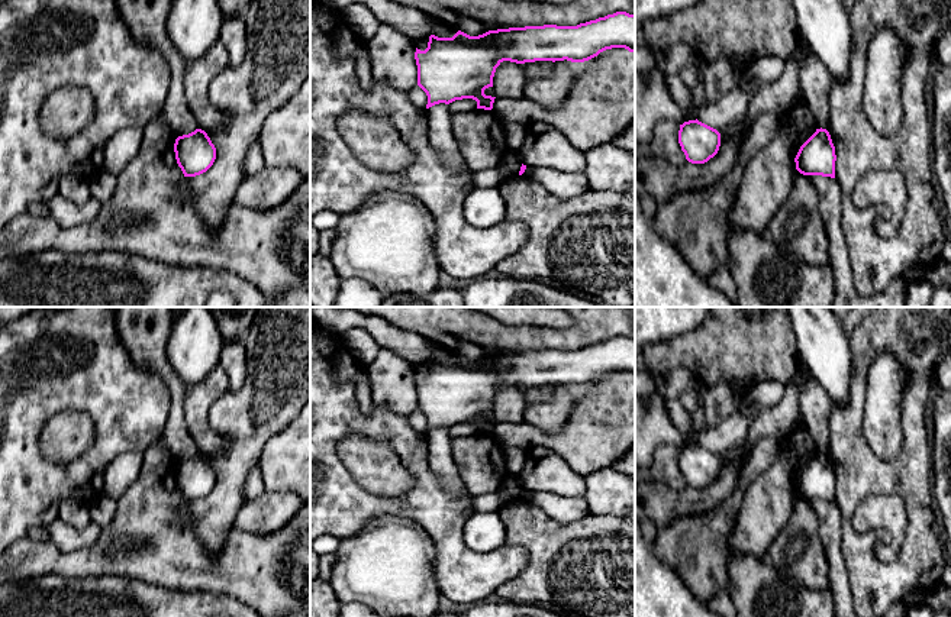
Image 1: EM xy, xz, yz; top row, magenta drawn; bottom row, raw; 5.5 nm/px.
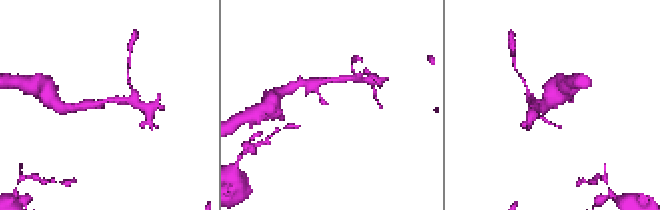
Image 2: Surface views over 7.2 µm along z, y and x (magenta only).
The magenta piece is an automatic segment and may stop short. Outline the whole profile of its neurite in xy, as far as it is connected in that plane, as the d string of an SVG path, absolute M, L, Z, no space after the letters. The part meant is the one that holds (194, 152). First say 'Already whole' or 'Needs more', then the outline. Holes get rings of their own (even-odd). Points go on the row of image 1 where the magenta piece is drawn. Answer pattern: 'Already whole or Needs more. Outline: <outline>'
Already whole. Outline: M202 129L178 136L174 143L174 152L184 177L206 172L216 159L216 148Z

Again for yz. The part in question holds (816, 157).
Already whole. Outline: M826 129L816 132L800 146L794 162L803 175L822 175L835 178L835 146Z

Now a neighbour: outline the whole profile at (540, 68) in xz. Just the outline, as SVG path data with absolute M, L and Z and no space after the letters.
M535 61L520 64L522 71L526 78L542 78L552 74L554 62L552 61Z

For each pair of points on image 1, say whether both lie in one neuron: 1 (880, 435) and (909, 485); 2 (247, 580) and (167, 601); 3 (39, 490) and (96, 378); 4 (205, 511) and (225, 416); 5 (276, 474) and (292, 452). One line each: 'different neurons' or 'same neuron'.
1: different neurons
2: different neurons
3: same neuron
4: same neuron
5: same neuron

